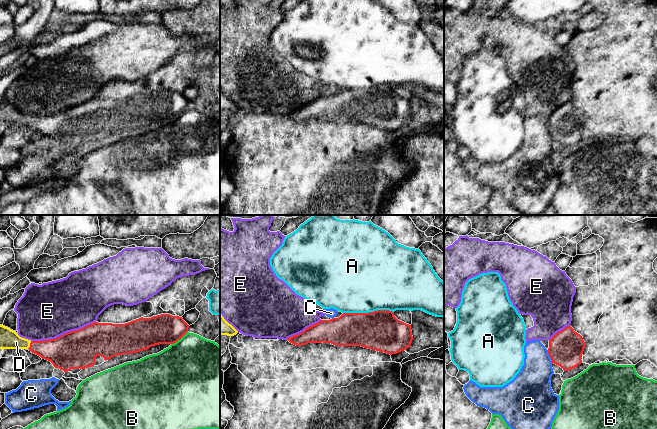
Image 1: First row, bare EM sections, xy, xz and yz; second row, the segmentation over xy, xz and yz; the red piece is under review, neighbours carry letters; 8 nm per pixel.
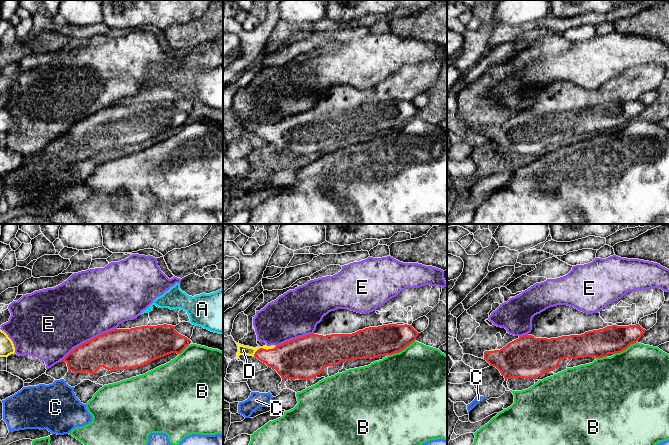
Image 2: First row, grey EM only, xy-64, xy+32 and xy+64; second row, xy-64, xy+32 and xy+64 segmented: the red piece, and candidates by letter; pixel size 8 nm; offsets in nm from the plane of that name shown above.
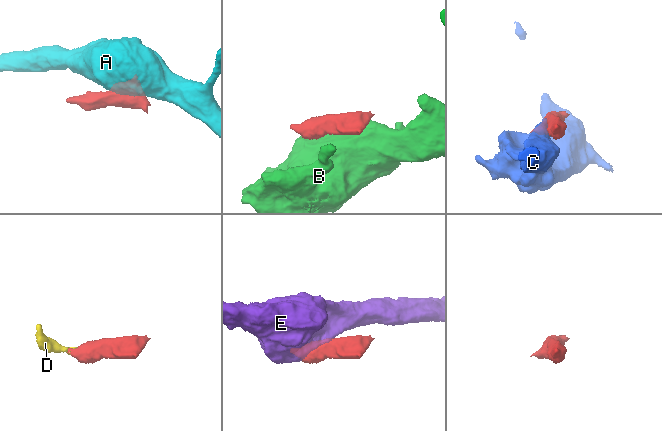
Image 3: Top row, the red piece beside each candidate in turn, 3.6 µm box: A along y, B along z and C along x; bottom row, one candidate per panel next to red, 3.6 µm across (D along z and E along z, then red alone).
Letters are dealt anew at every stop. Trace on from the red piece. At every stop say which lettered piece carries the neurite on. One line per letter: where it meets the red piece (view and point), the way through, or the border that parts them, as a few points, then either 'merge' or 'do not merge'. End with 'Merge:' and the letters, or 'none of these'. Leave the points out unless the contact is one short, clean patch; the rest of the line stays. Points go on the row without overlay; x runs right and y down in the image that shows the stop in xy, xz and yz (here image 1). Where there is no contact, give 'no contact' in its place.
A: meets red in xz at (369, 88); do not merge
B: meets red in xy at (179, 115); border along xy (187, 107), (171, 120); do not merge
C: meets red in yz at (550, 132); do not merge
D: meets red in xy at (30, 121); runs through xy (60, 127), (30, 121), (9, 115); merge
E: meets red in xy at (63, 110); do not merge
Merge: D

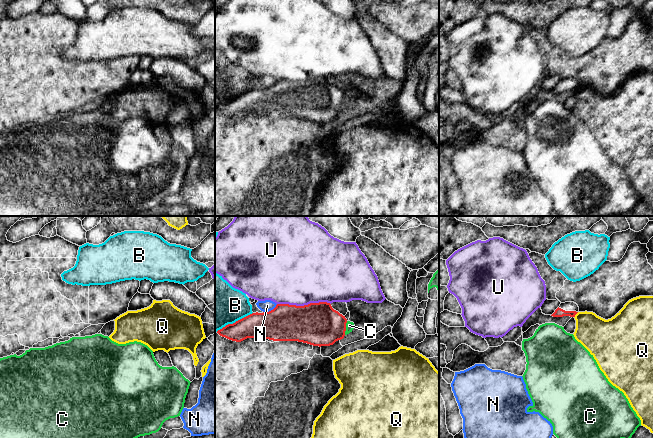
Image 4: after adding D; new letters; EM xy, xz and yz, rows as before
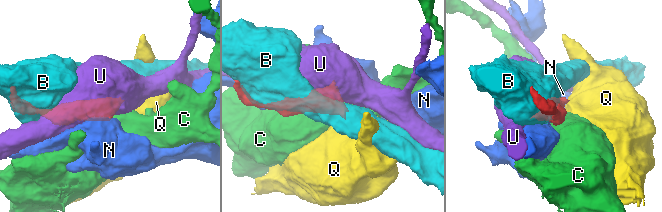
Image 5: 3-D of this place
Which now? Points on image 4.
B: meets red in xz at (235, 98); do not merge
C: meets red in xz at (345, 104); border along xz (347, 97), (344, 110); do not merge
N: meets red in xz at (271, 86); do not merge
Q: meets red in yz at (575, 90); border along yz (578, 88), (574, 93); do not merge
U: meets red in xz at (304, 81); do not merge
Merge: none of these

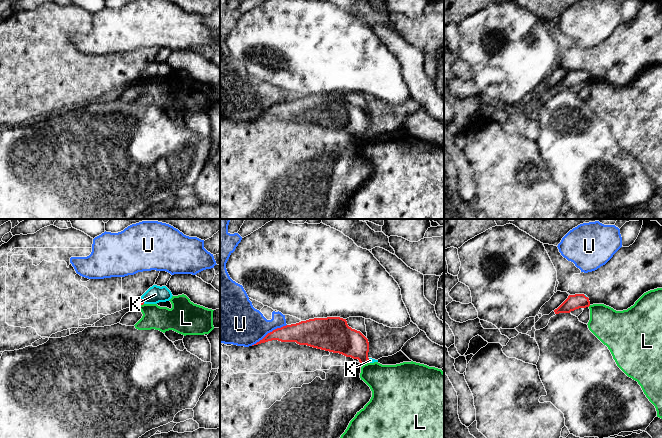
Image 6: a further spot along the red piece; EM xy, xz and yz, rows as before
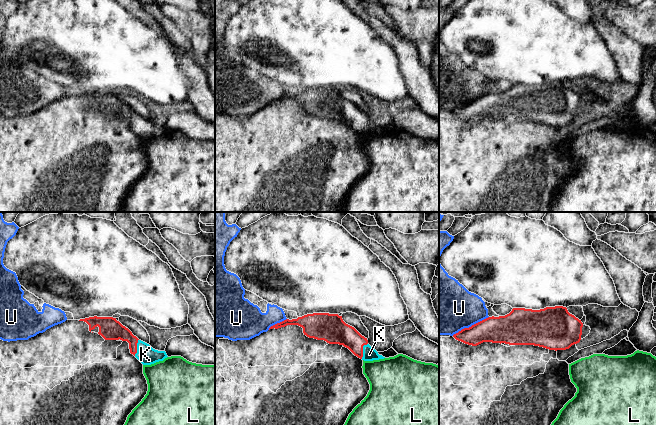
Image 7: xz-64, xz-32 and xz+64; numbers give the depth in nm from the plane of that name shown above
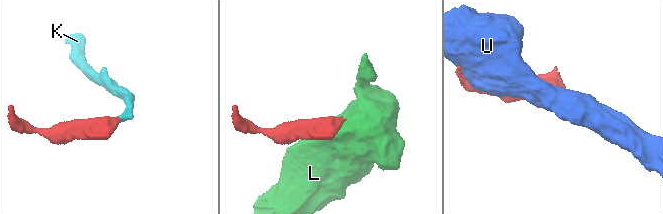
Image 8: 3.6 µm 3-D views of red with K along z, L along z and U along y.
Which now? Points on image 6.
K: meets red in xy at (142, 77); runs through xy (141, 78), (142, 77), (155, 70); merge
L: meets red in xz at (364, 139); border along xz (367, 138), (362, 141); do not merge
U: meets red in xz at (268, 109); do not merge
Merge: K

